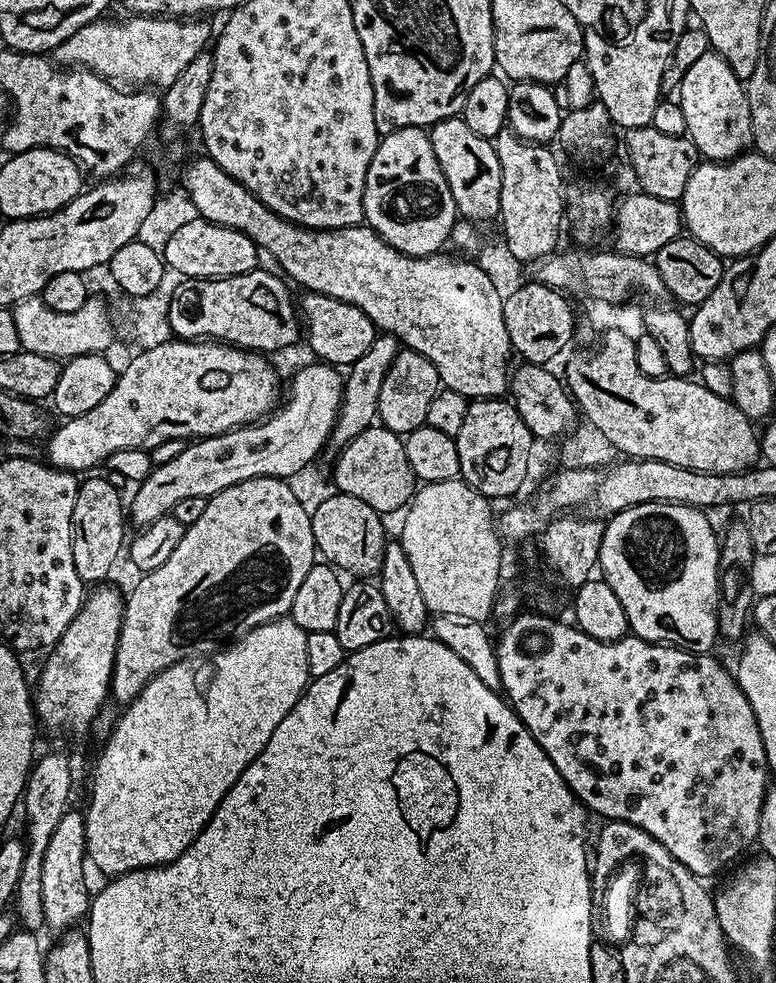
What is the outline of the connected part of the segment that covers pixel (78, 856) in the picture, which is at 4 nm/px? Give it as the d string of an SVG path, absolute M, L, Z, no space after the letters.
M69 810L54 829L50 846L46 846L46 858L42 858L42 914L47 931L63 934L69 928L77 927L87 917L90 907L88 880L84 877L87 851L84 812Z

